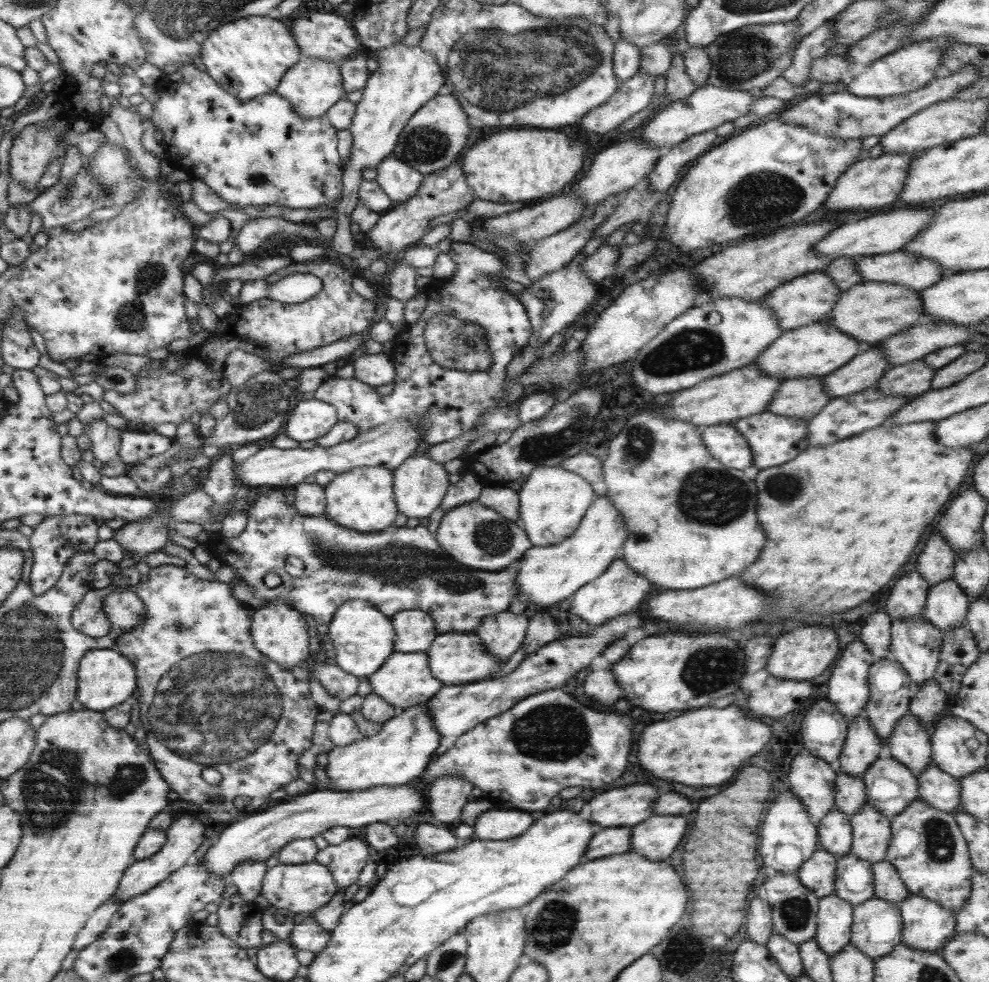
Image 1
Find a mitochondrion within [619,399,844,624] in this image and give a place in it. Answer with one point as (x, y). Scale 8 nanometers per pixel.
(708, 497)

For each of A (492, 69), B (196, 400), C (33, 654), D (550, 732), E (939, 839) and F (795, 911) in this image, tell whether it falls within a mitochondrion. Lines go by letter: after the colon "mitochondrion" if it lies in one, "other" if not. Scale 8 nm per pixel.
A: mitochondrion
B: other
C: mitochondrion
D: mitochondrion
E: mitochondrion
F: mitochondrion

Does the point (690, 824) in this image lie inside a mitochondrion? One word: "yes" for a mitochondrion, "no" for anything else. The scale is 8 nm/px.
no

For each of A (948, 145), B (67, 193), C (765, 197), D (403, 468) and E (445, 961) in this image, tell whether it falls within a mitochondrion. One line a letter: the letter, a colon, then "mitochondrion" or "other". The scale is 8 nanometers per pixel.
A: other
B: mitochondrion
C: mitochondrion
D: other
E: mitochondrion

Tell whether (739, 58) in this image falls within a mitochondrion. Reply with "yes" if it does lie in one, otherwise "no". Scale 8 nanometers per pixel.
yes

